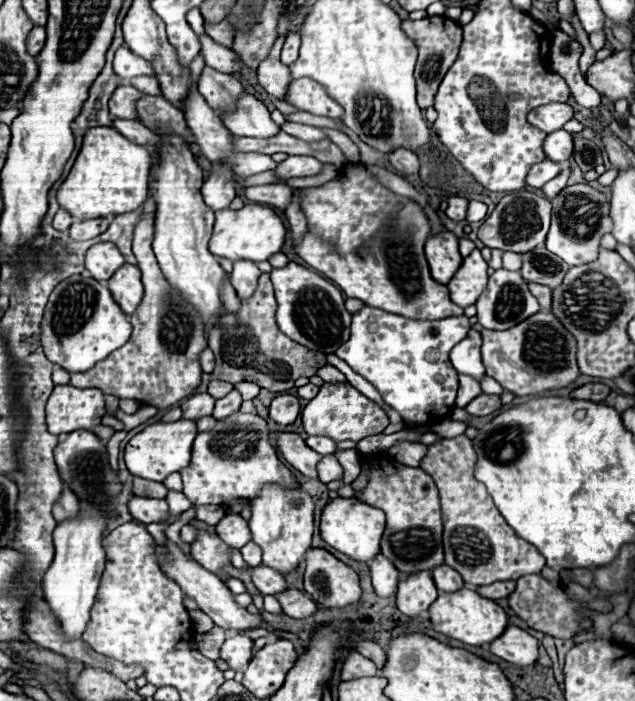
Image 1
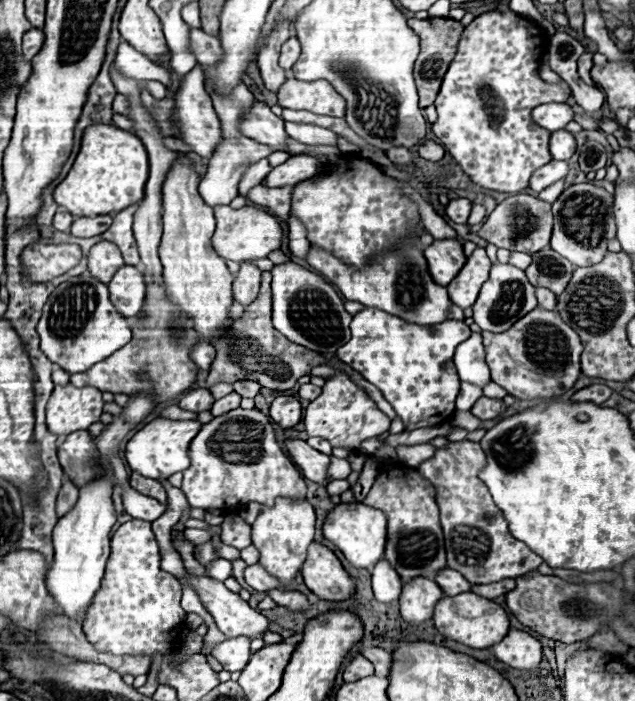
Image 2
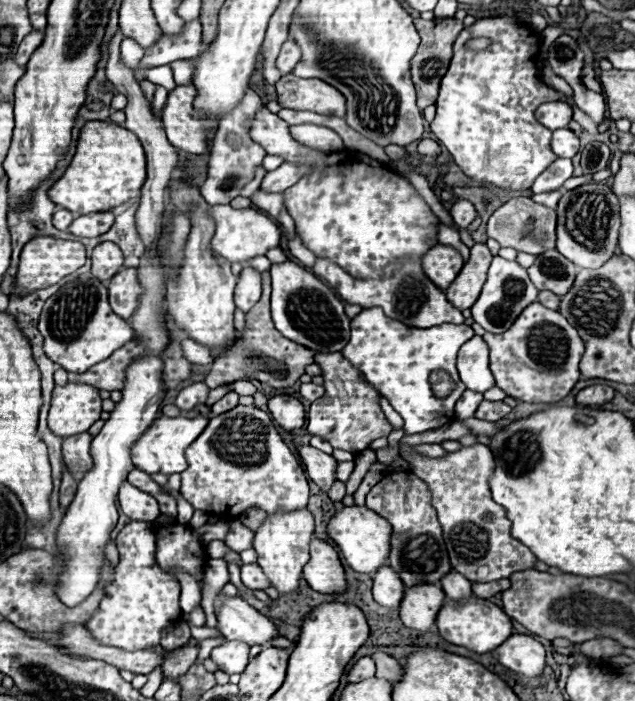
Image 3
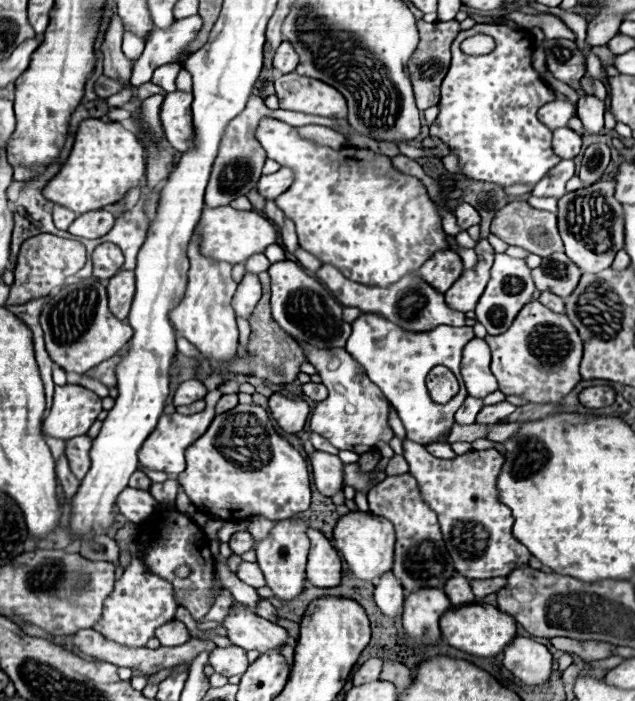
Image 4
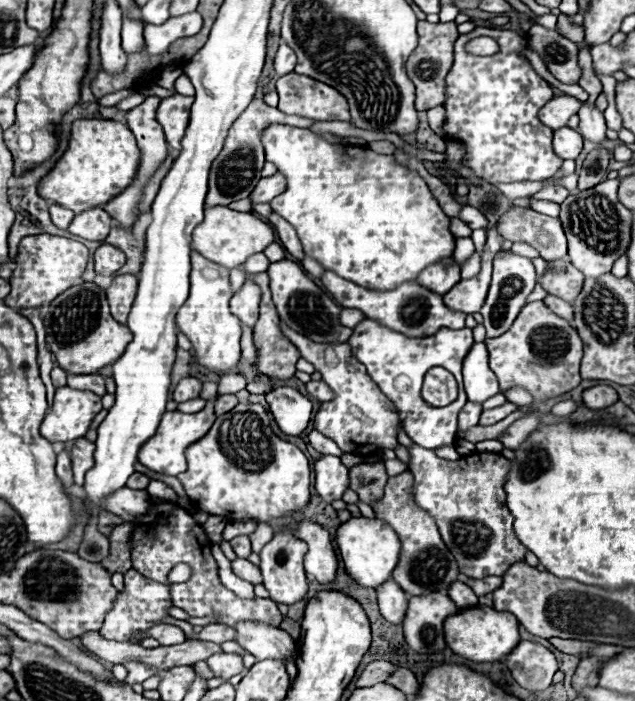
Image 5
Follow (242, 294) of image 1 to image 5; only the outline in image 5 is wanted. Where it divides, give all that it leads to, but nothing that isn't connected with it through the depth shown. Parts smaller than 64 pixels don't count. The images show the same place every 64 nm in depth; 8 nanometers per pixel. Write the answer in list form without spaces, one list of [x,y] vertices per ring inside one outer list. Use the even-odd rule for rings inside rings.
[[[246,280],[244,286],[232,296],[230,310],[242,320],[242,324],[254,326],[258,320],[258,306],[260,306],[260,288],[256,282]]]

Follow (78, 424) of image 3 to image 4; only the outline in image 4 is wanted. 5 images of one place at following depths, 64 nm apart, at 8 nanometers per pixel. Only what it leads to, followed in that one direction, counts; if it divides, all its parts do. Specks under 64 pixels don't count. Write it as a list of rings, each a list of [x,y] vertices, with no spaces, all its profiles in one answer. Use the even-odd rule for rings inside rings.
[[[78,384],[56,386],[50,414],[44,420],[44,432],[62,440],[82,436],[96,422],[100,412],[100,396],[92,390]]]

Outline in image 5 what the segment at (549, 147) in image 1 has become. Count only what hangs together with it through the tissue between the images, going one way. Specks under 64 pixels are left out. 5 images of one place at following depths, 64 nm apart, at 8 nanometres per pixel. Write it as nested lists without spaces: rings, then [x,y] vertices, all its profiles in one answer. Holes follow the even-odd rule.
[[[564,126],[562,130],[554,130],[554,152],[564,160],[574,160],[582,150],[582,136]]]

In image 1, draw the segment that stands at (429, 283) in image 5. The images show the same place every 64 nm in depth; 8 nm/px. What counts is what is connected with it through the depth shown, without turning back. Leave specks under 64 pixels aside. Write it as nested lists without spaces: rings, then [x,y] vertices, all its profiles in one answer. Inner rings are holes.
[[[440,232],[426,240],[426,260],[430,264],[430,274],[436,282],[448,284],[462,264],[458,252],[458,238],[452,232]]]

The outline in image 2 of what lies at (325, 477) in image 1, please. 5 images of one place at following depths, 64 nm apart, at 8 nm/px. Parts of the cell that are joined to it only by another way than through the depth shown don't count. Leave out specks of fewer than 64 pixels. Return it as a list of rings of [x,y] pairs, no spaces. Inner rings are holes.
[[[330,456],[330,466],[326,468],[326,478],[328,482],[330,480],[344,480],[348,478],[350,474],[350,464],[342,458],[336,458],[336,456]]]

